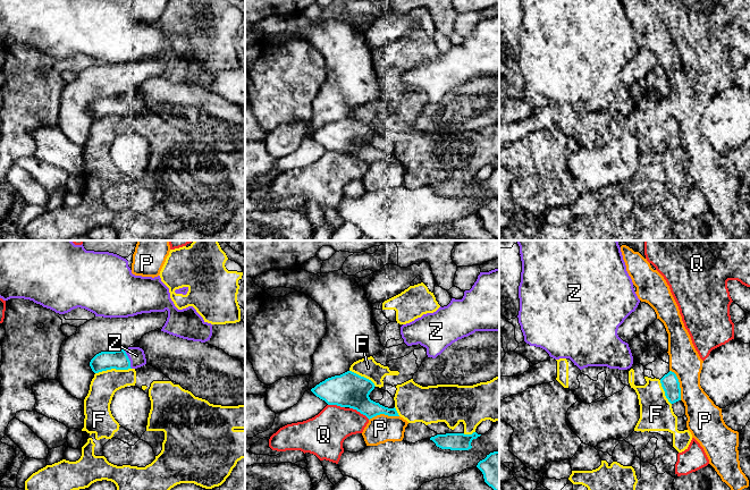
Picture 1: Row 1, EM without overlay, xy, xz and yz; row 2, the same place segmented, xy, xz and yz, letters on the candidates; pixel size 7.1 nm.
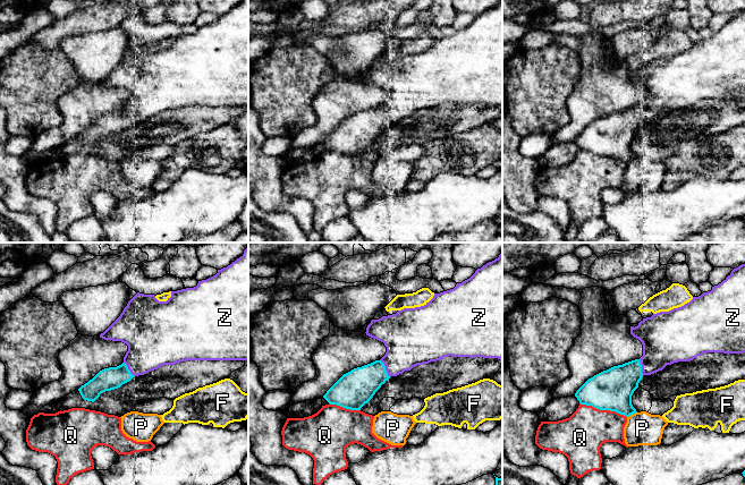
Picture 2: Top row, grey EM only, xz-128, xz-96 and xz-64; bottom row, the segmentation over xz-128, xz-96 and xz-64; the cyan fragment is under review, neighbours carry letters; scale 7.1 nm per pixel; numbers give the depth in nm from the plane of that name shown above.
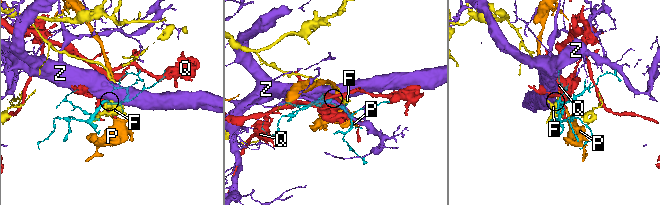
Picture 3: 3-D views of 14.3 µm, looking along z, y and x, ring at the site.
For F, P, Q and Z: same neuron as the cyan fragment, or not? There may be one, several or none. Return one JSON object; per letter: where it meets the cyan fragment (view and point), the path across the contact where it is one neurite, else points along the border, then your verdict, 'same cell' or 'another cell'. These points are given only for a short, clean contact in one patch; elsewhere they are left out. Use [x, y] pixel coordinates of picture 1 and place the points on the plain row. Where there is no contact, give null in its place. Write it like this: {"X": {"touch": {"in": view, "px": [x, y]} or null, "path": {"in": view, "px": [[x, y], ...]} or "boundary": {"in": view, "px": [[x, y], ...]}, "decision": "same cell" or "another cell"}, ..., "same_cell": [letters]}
{"F": {"touch": {"in": "xy", "px": [112, 113]}, "decision": "another cell"}, "P": {"touch": {"in": "yz", "px": [679, 131]}, "decision": "another cell"}, "Q": {"touch": {"in": "xz", "px": [360, 158]}, "decision": "another cell"}, "Z": {"touch": {"in": "xy", "px": [128, 104]}, "decision": "same cell"}, "same_cell": ["Z"]}

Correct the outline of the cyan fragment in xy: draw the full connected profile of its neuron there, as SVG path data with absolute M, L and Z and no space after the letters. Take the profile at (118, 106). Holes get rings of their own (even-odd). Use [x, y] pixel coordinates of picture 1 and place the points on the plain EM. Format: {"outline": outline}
{"outline": "M128 93L115 98L101 98L90 108L94 119L116 115L128 116L137 115L146 110L144 96L140 93Z"}

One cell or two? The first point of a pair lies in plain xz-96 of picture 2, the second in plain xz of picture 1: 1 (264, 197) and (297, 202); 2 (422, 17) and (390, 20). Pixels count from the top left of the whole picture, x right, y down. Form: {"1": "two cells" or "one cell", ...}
{"1": "two cells", "2": "one cell"}

